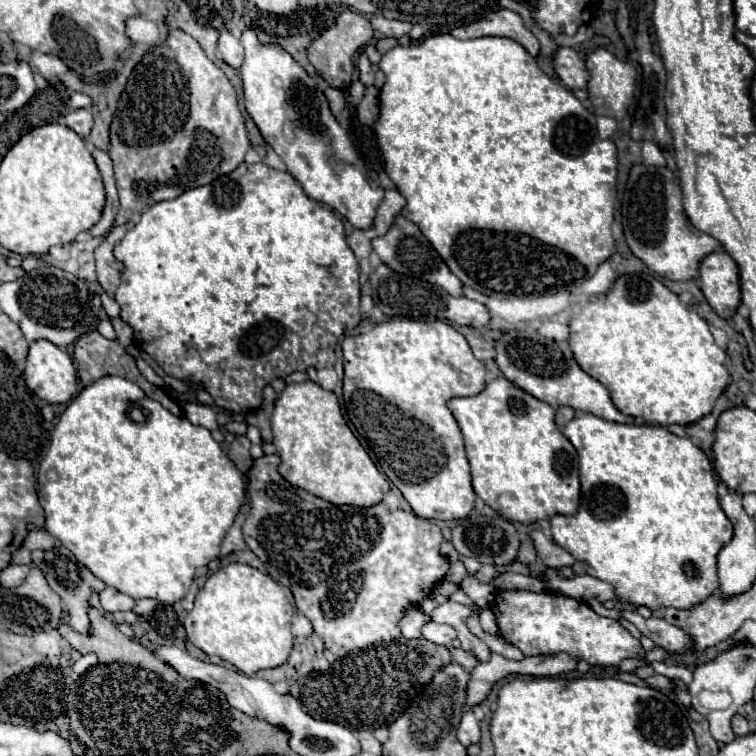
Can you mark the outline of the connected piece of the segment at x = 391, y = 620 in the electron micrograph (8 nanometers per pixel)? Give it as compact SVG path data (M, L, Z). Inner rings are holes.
M264 455L250 467L252 511L242 527L244 537L248 537L244 539L246 545L264 563L268 575L276 583L290 587L298 611L310 619L314 633L336 657L398 639L398 623L404 617L404 607L420 605L424 599L428 599L450 567L448 559L440 555L440 543L444 539L442 529L434 521L422 519L412 511L388 511L382 503L366 509L332 505L316 495L306 493L304 489L290 485L278 473L278 465L278 455ZM344 601L348 601L348 611L336 611L344 605Z

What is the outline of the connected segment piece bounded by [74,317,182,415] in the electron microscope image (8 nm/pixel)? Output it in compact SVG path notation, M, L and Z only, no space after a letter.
M120 317L112 319L112 325L114 325L114 329L116 329L116 333L118 333L118 341L108 341L108 339L104 339L104 337L102 337L100 333L96 333L96 331L94 331L94 333L88 333L88 335L84 335L84 337L80 337L80 339L76 341L74 359L76 359L78 375L80 375L80 379L84 381L84 385L90 385L90 383L94 383L96 379L106 377L106 375L118 375L118 377L130 379L132 383L138 383L138 387L142 387L142 391L144 391L150 399L162 403L162 405L164 405L168 411L172 411L174 415L182 415L182 409L168 397L168 393L166 393L164 389L160 389L160 387L148 383L148 381L140 375L140 371L138 371L138 367L136 367L136 361L124 351L124 343L132 343L132 341L134 341L134 331L132 331L132 327L130 327L126 321L122 321Z

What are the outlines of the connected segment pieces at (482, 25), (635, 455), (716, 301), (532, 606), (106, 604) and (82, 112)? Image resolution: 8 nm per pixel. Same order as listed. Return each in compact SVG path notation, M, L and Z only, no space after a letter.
M500 9L496 13L488 13L480 21L458 27L452 31L456 39L476 39L476 37L508 37L518 41L532 57L538 57L540 43L534 33L524 25L522 17L514 11Z
M584 413L580 417L574 417L570 423L566 423L562 427L562 433L570 439L570 443L576 447L578 451L578 461L580 461L580 485L582 485L582 505L578 509L576 515L560 515L557 514L550 519L552 535L554 541L564 547L568 553L572 553L572 557L576 557L578 561L584 561L590 567L590 573L596 579L602 579L606 583L610 583L616 589L616 595L620 597L620 601L634 605L634 607L648 607L648 609L656 609L656 607L694 607L696 603L706 601L716 589L718 589L718 573L716 573L716 557L718 551L732 539L732 523L730 519L724 515L720 501L718 501L718 483L712 475L712 465L708 461L708 457L704 455L704 451L700 447L696 447L688 437L678 437L674 433L670 433L666 427L660 425L620 425L620 423L612 423L606 419L600 419L596 415Z
M726 251L710 253L700 265L702 293L710 307L724 319L730 319L740 305L740 275L736 261Z
M500 591L494 607L500 635L516 645L524 655L558 655L566 653L590 665L618 669L628 657L642 657L644 649L636 637L618 621L600 617L586 603L574 597L562 597L548 591Z
M106 587L100 593L100 603L108 613L116 613L116 611L132 611L136 605L136 599L132 599L130 595L124 595L112 587Z
M74 109L74 111L66 113L64 119L66 119L66 125L70 129L74 129L82 137L88 137L90 135L90 129L94 125L94 117L92 117L92 111L90 109Z

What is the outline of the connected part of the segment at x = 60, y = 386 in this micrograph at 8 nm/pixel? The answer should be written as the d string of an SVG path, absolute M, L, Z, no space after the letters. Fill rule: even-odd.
M46 339L30 345L24 379L46 403L68 403L78 389L70 355Z

